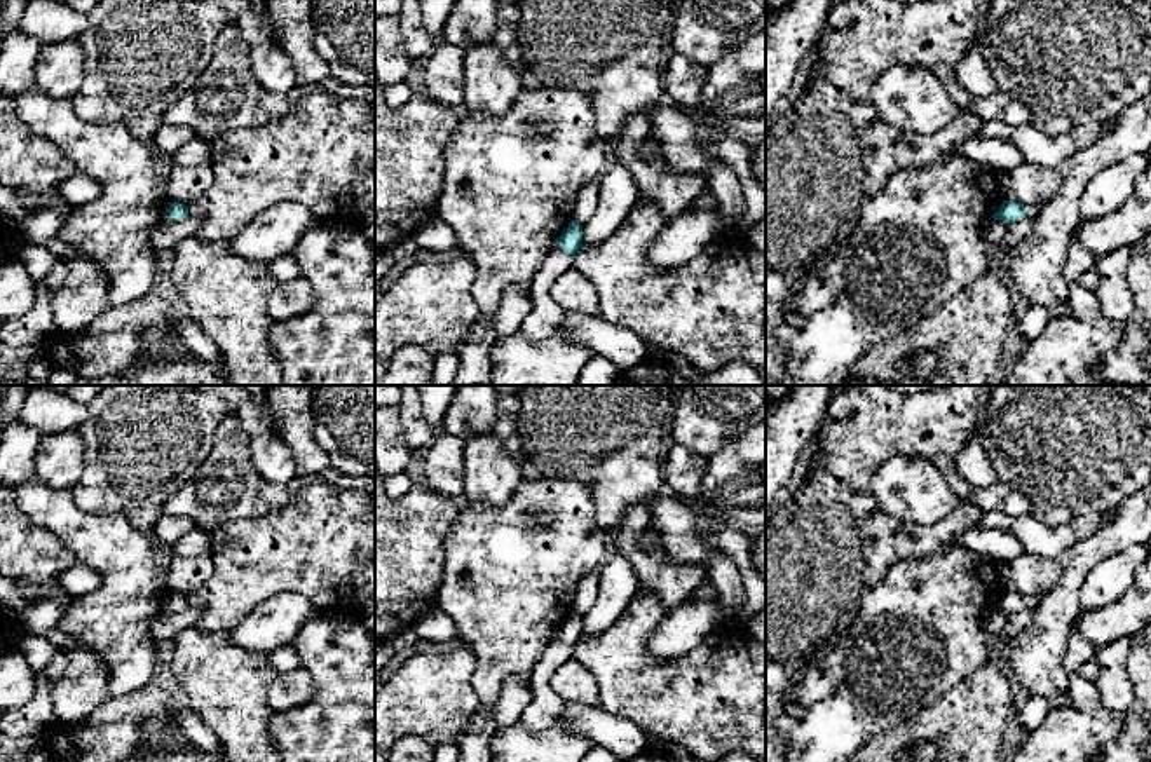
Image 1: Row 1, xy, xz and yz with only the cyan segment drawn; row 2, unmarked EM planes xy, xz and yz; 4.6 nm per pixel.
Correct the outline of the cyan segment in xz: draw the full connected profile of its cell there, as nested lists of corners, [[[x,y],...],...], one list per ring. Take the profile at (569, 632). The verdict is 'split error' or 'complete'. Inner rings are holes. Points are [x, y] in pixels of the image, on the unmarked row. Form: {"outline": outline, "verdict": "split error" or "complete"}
{"outline": [[[572,610],[556,629],[556,636],[546,647],[541,661],[530,675],[532,699],[520,718],[523,727],[539,731],[553,724],[555,717],[560,713],[563,701],[553,692],[549,680],[556,668],[572,657],[581,631],[582,616]]], "verdict": "split error"}

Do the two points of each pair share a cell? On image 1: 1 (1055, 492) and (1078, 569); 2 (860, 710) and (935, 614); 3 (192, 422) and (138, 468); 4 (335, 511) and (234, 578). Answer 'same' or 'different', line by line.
1: different
2: same
3: same
4: same

